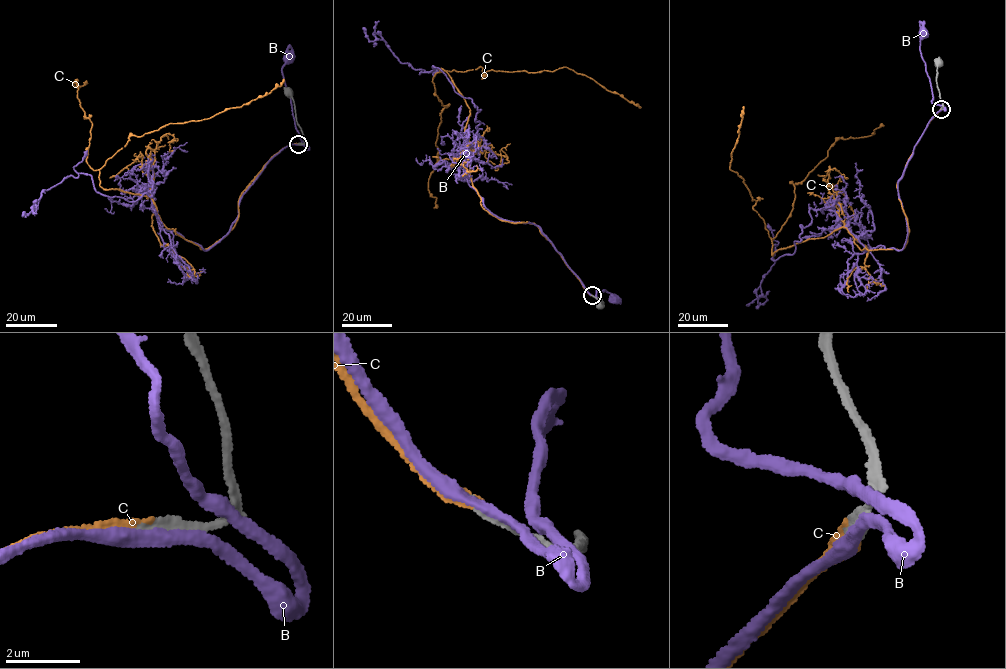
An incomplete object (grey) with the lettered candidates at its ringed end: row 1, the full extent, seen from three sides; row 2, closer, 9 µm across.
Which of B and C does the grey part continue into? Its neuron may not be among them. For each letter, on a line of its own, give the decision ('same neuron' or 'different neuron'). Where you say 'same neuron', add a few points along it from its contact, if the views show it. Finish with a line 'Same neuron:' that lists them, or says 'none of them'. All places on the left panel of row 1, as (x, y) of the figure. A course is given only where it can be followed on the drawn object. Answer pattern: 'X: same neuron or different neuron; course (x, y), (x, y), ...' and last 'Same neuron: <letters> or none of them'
B: different neuron
C: same neuron; course (298, 143), (205, 249), (150, 194), (100, 185), (130, 136), (284, 79)
Same neuron: C

